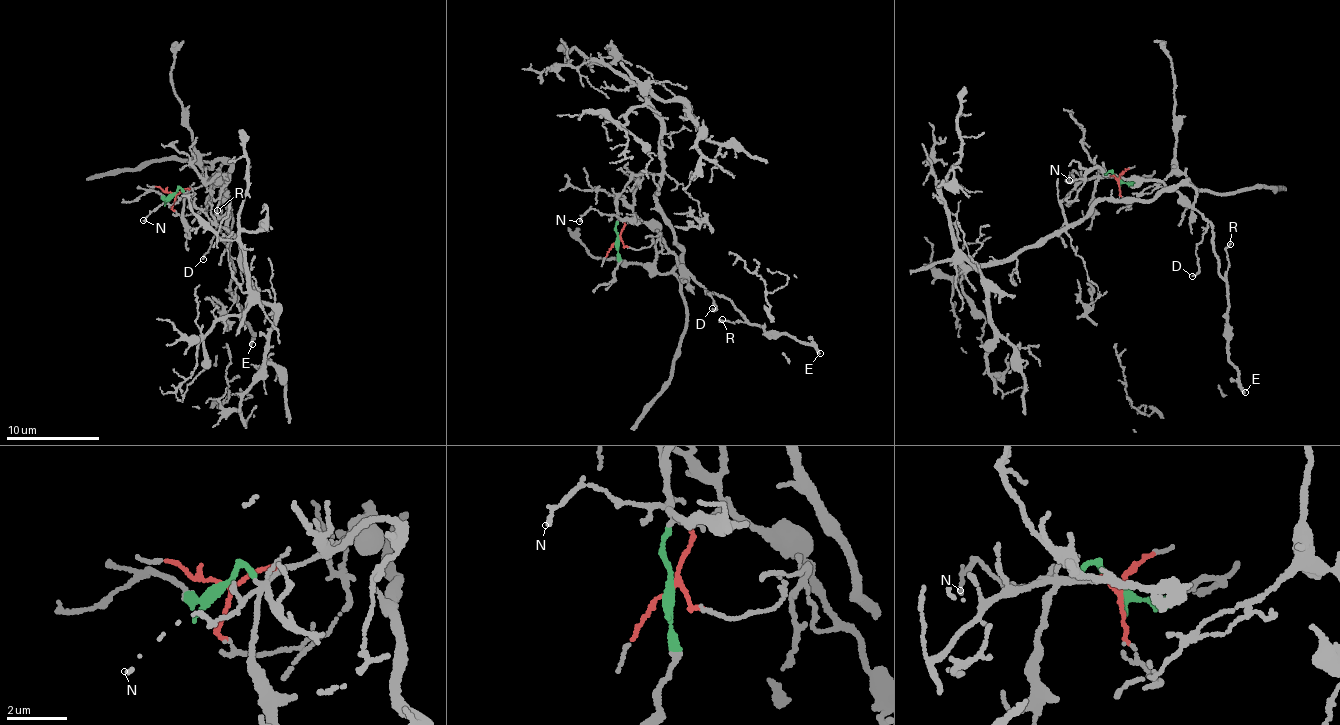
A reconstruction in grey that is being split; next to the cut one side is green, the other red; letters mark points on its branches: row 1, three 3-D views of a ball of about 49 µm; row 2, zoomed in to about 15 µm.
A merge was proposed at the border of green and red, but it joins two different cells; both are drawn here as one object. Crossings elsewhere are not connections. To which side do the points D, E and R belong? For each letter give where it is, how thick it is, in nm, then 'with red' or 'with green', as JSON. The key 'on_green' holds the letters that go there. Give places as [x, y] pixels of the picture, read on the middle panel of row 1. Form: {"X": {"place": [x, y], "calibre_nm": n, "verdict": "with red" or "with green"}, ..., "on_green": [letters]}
{"D": {"place": [712, 308], "calibre_nm": 110, "verdict": "with red"}, "E": {"place": [820, 353], "calibre_nm": 200, "verdict": "with red"}, "R": {"place": [722, 319], "calibre_nm": 120, "verdict": "with red"}, "on_green": []}

